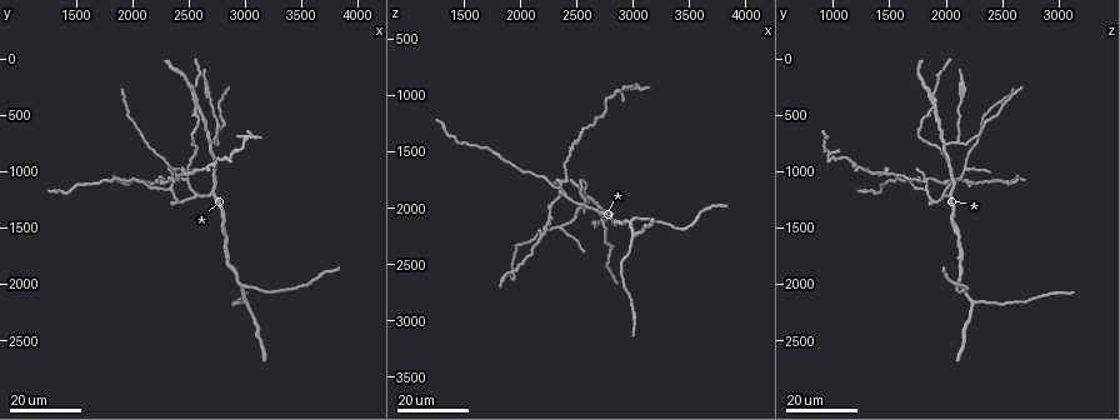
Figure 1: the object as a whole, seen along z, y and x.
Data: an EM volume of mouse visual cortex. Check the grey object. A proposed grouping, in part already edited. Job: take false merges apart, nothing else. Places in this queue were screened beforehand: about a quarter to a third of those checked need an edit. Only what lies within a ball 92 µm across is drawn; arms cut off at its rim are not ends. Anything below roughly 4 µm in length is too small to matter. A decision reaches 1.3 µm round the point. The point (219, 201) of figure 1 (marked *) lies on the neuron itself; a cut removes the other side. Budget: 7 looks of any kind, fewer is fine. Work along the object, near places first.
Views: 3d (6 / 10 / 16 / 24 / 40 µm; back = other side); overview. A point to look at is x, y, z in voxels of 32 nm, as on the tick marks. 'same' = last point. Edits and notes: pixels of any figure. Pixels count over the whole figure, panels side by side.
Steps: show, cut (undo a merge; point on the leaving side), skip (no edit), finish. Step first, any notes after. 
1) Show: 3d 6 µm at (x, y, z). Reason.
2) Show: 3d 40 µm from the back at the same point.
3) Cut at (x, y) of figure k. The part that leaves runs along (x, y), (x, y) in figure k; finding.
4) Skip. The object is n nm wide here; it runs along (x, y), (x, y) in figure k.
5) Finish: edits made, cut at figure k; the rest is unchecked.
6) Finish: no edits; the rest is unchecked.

Show: 3d 24 µm at (2400, 1260, 1880). Calibre changes.

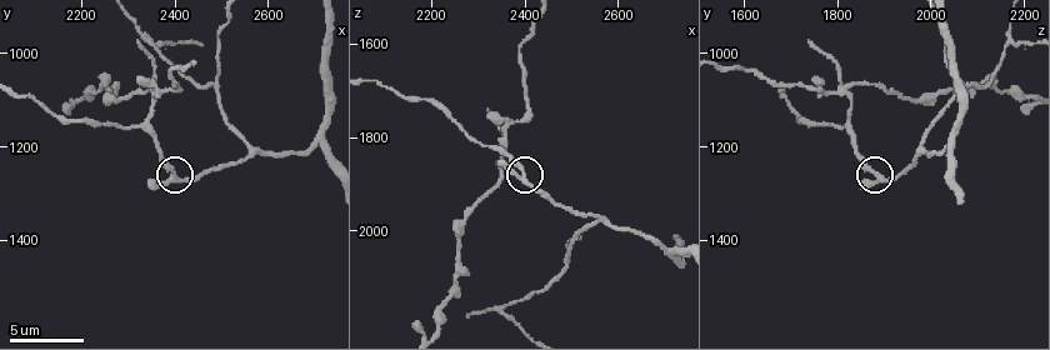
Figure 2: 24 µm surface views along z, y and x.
Show: 3d 10 µm at (2415, 1270, 1905).

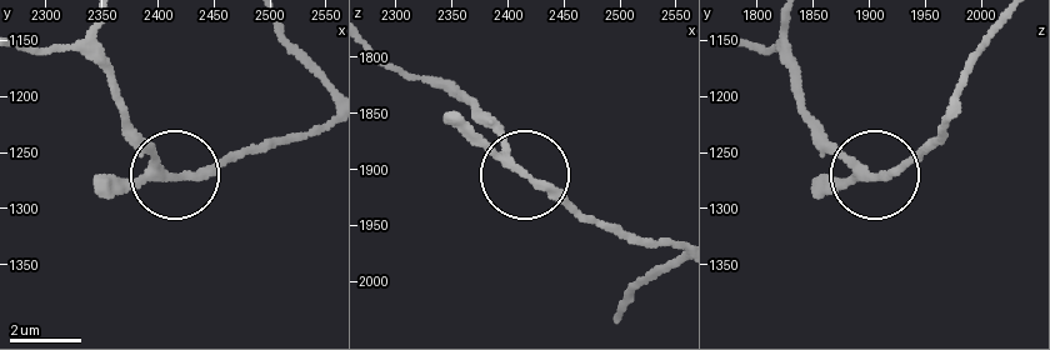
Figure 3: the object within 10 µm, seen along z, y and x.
Show: 3d 6 µm at (2418, 1270, 1908).

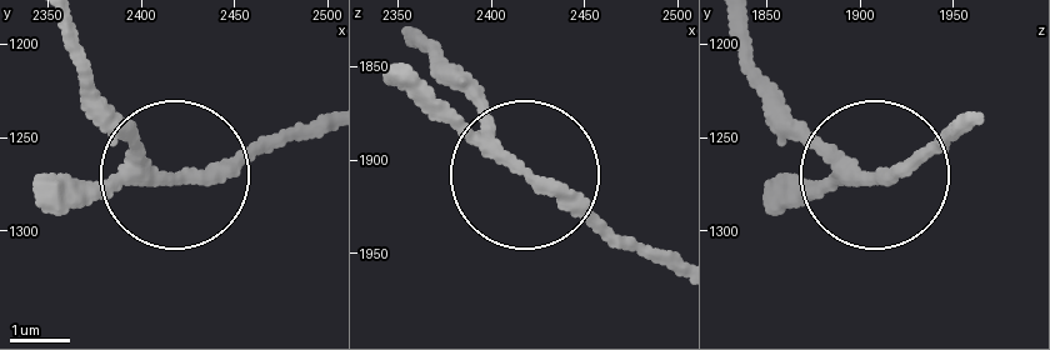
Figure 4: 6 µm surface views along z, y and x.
Skip. The object is 190 nm wide here; it runs along (674, 264), (554, 204), (440, 75) in figure 4; one neuron here.

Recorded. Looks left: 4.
Show: 3d 10 µm at (2350, 1080, 1800). Four-way junction.

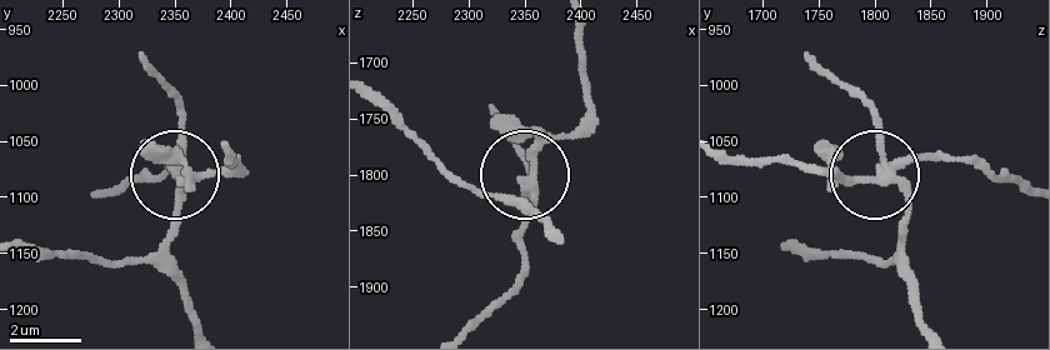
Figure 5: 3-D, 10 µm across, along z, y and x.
Cut at (185, 173) of figure 5. The part that leaves runs along (885, 175), (726, 165) in figure 5; a second neuron is stuck on.

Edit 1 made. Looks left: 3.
Show: 3d 24 µm at (2740, 720, 2100). Three-way junction.

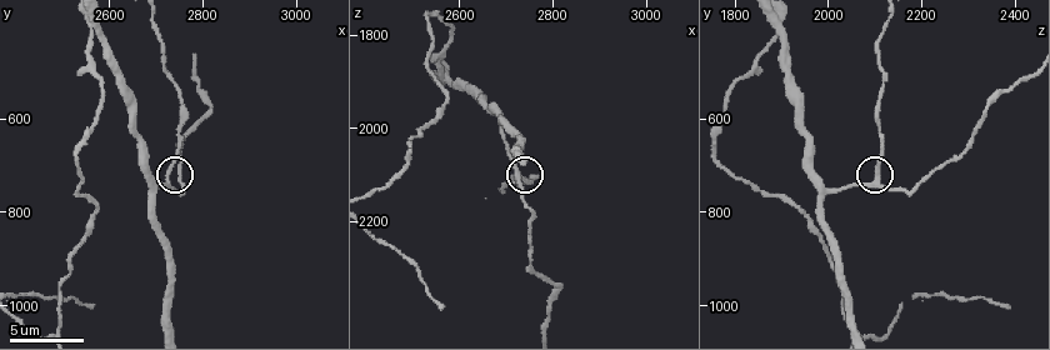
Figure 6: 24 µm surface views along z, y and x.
Show: 3d 10 µm at (2720, 735, 2100).

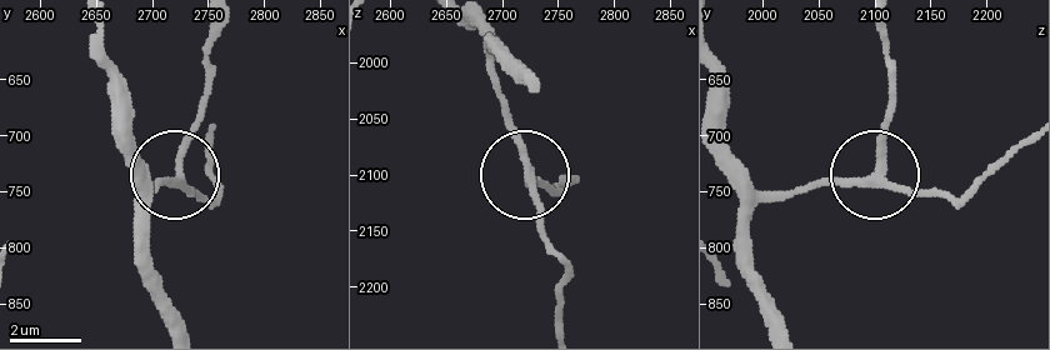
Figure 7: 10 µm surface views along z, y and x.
Skip. It runs along (785, 328), (749, 256), (753, 211), (871, 173), (893, 63) in figure 7; continuous, no second neuron.

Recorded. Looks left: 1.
Show: 3d 16 µm at (2355, 980, 2175). Three-way junction.

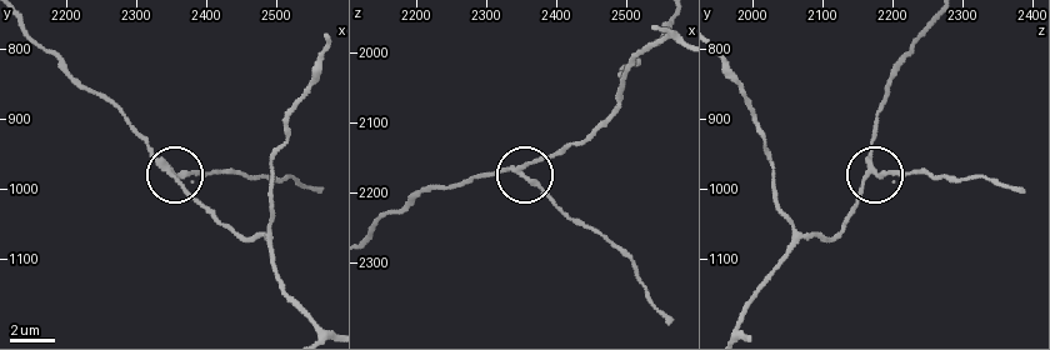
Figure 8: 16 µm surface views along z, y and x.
Cut at (189, 173) of figure 8. 3 arms meet here; the part that leaves runs along (164, 166), (288, 178), (318, 193) in figure 8; two neurons meet here.

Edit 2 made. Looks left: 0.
Finish: edits made, cut at figure 5, cut at figure 8; the rest is unchecked.

